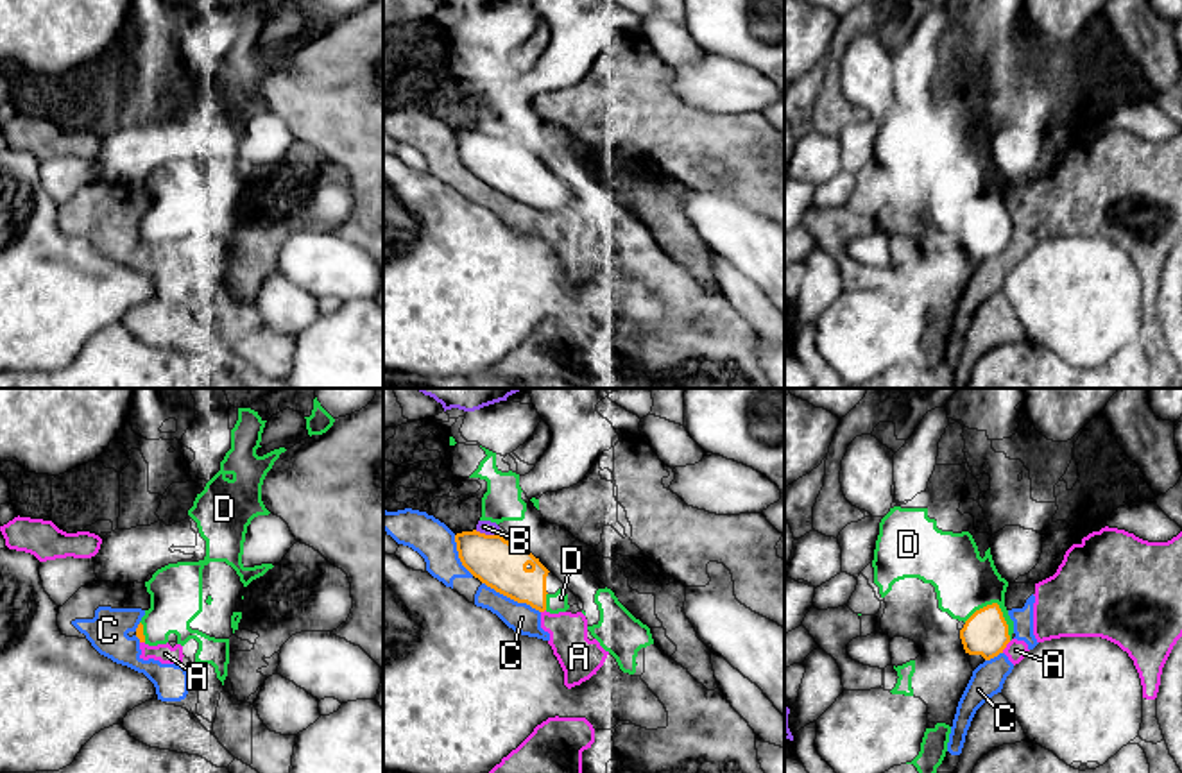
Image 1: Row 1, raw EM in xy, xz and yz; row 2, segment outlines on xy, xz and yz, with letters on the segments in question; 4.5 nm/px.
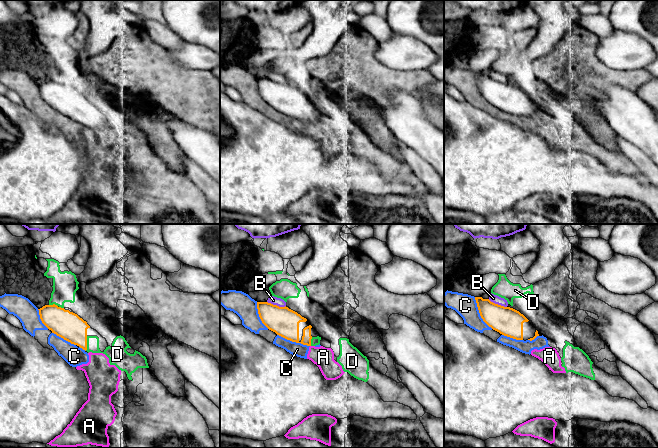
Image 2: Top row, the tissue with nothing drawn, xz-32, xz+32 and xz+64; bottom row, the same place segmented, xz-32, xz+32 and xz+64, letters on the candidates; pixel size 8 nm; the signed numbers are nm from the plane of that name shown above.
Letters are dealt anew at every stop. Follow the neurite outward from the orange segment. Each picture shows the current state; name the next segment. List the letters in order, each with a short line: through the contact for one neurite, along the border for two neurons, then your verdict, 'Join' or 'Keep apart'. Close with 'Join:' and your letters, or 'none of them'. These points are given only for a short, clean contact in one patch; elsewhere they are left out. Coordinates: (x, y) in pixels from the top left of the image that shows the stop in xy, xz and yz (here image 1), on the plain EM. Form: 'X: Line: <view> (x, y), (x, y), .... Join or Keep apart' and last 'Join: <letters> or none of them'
A: Line: yz (1010, 240), (1002, 251). Keep apart
B: Keep apart
C: Keep apart
D: Keep apart
Join: none of them

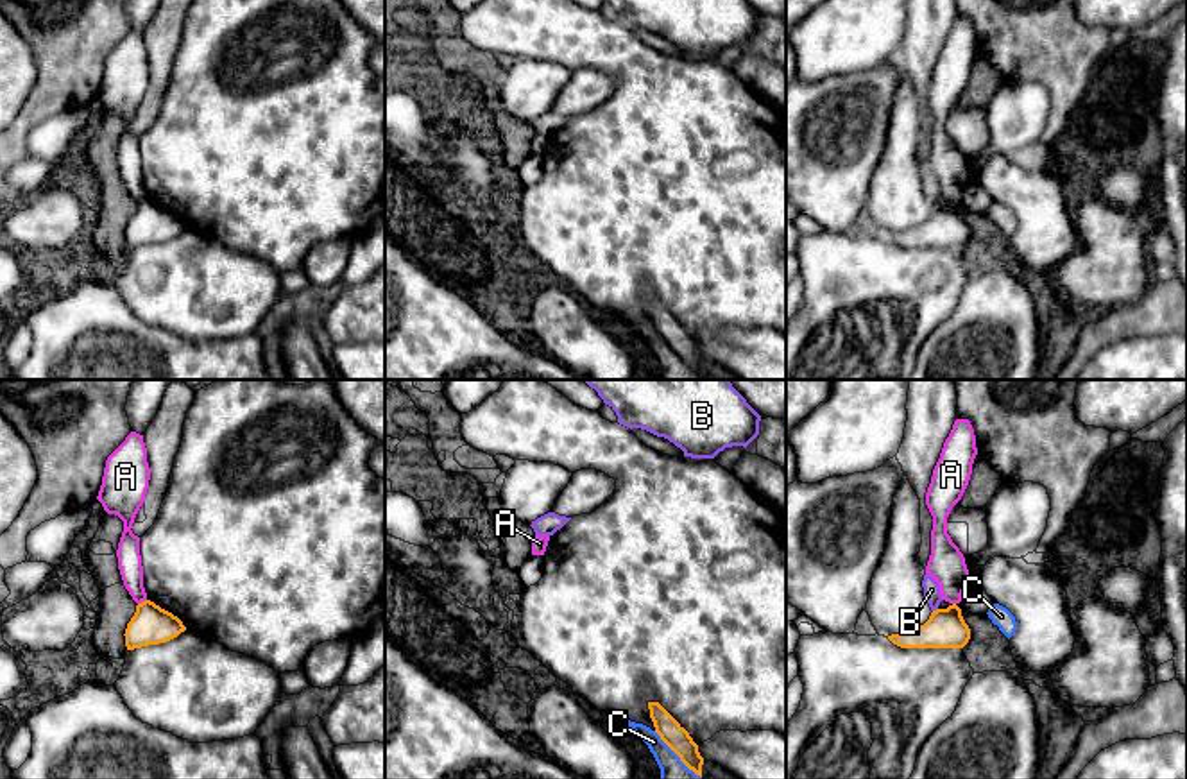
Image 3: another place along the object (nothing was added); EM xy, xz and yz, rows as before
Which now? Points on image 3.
A: Line: xy (145, 197), (138, 203). Keep apart
B: Line: yz (937, 206), (933, 210). Keep apart
C: Keep apart
Join: none of them

